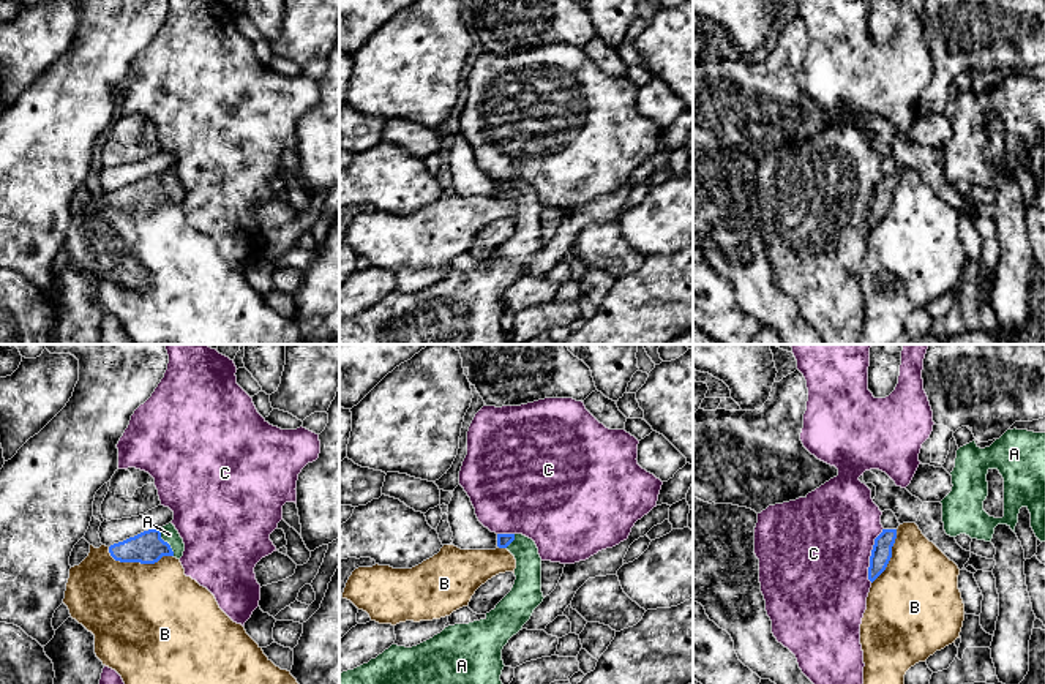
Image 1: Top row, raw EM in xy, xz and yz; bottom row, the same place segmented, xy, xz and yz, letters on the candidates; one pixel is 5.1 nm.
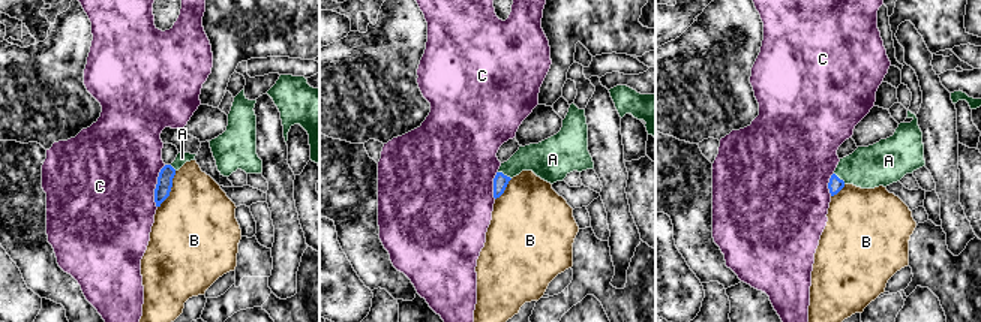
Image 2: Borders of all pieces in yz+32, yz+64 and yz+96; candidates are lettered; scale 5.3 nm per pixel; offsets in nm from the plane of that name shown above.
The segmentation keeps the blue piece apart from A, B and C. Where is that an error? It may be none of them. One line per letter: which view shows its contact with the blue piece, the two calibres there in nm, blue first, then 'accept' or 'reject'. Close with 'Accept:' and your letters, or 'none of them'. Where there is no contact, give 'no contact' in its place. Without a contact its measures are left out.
A: contact in xy; calibres 160 and 90 nm; accept
B: contact in xy; calibres 160 and 480 nm; reject
C: contact in yz; calibres 110 and 480 nm; reject
Accept: A

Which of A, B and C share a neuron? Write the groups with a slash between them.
A / B / C

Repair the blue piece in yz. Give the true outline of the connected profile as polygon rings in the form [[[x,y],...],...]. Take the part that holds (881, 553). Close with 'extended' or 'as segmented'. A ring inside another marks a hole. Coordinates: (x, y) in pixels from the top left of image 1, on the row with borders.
[[[882,529],[882,532],[875,539],[868,567],[868,580],[871,583],[886,570],[892,558],[895,539],[897,529]]] | as segmented

